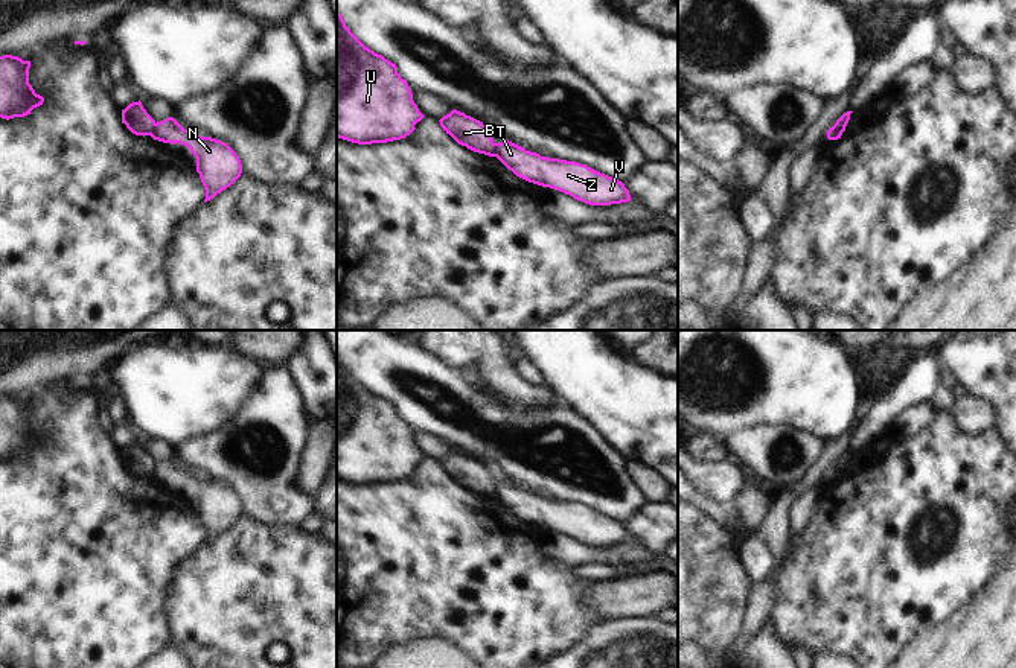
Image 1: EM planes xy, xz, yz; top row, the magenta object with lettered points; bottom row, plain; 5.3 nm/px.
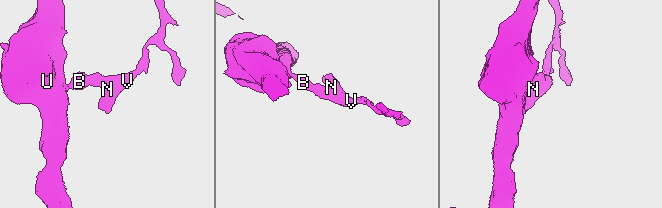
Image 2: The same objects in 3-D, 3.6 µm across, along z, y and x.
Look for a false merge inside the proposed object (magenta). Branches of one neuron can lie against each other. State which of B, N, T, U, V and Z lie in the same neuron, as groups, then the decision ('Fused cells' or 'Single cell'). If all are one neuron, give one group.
Groups: B U / N T V Z. Fused cells

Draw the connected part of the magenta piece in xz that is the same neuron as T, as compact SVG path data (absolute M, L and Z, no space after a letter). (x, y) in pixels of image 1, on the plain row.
M506 481L495 484L497 499L516 517L550 528L589 546L611 546L631 542L625 525L586 505L541 498Z

